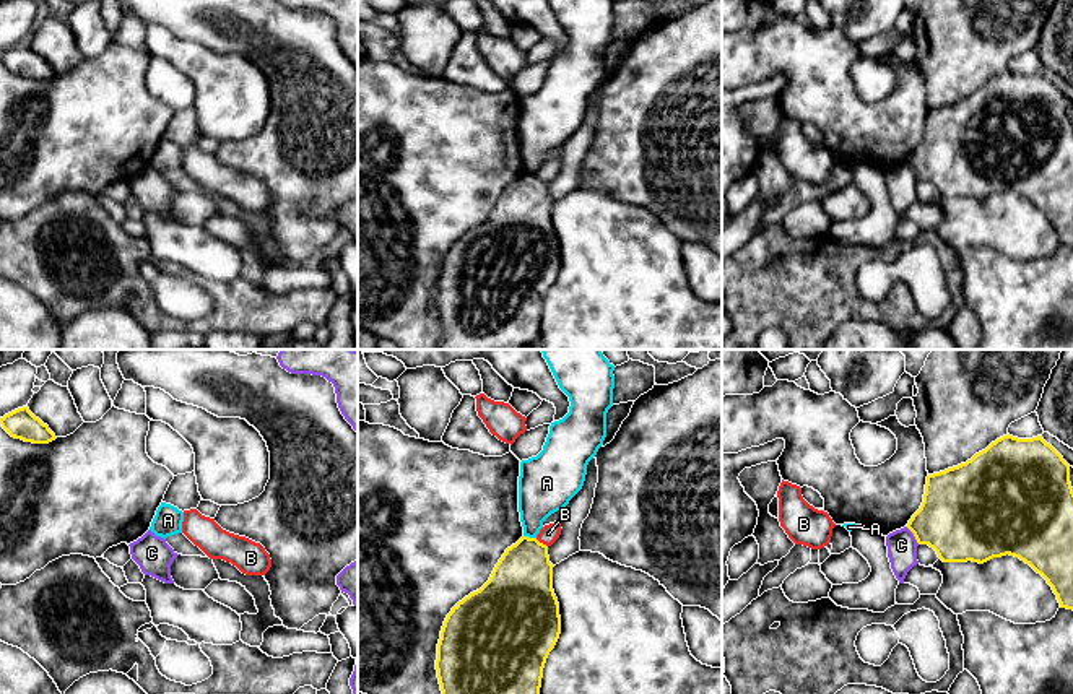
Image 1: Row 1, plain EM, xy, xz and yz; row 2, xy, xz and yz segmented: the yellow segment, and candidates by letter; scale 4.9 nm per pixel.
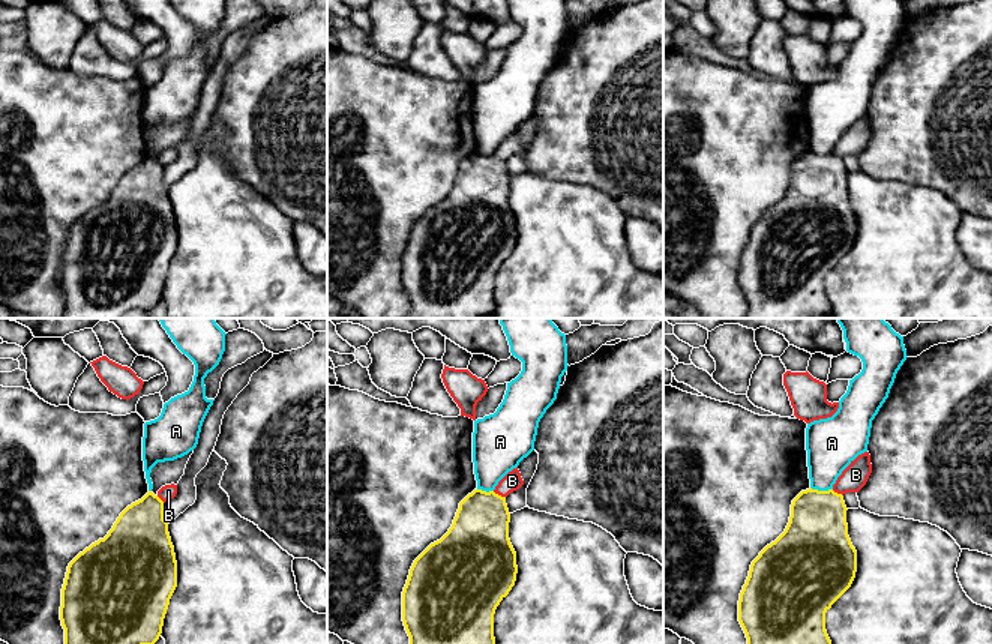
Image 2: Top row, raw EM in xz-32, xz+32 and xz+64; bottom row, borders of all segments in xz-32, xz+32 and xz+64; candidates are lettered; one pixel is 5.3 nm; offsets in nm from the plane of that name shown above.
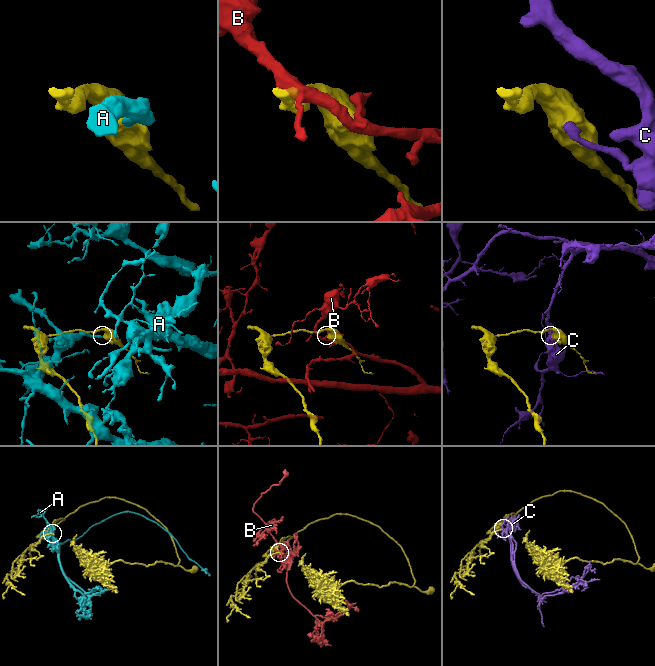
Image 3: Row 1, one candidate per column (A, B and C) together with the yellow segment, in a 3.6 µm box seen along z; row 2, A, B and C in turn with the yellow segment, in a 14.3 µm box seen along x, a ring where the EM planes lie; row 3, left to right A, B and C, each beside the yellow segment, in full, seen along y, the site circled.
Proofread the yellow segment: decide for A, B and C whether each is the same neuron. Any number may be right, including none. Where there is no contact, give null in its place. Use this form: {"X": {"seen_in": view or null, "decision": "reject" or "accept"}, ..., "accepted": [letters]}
{"A": {"seen_in": "xz", "decision": "reject"}, "B": {"seen_in": "xz", "decision": "reject"}, "C": {"seen_in": "yz", "decision": "reject"}, "accepted": []}

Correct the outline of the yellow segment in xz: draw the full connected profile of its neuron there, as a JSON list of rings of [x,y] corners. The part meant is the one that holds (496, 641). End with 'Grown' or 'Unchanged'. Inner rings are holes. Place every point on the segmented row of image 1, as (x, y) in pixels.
[[[522,536],[506,549],[489,580],[447,614],[436,670],[442,694],[540,694],[543,668],[561,634],[548,546]]]. Unchanged

